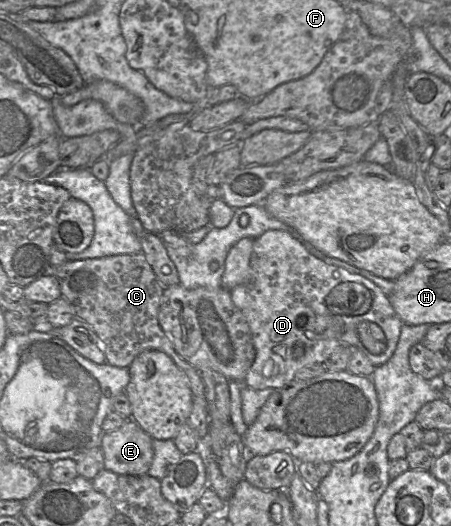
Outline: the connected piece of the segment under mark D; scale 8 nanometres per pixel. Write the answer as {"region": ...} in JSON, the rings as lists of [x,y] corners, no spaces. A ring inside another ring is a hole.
{"region":[[[268,230],[254,239],[250,266],[250,281],[230,291],[232,302],[242,312],[250,327],[256,352],[242,385],[256,390],[280,389],[294,380],[298,370],[312,364],[324,364],[341,346],[359,349],[375,367],[385,364],[393,356],[404,323],[394,310],[389,296],[368,278],[316,258],[299,240],[284,230]],[[344,282],[355,282],[370,290],[372,305],[366,314],[334,315],[328,310],[326,297],[337,285]]]}

